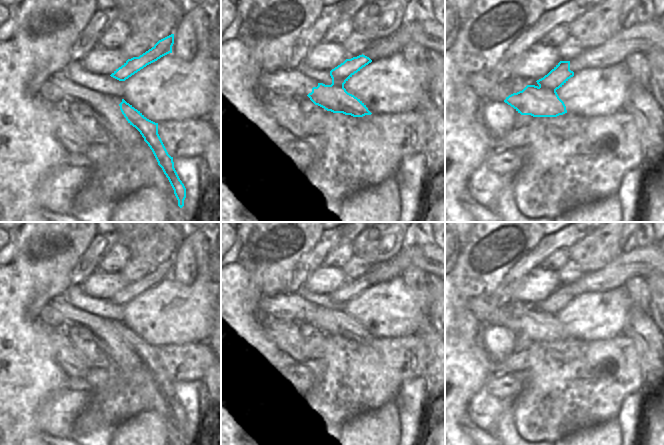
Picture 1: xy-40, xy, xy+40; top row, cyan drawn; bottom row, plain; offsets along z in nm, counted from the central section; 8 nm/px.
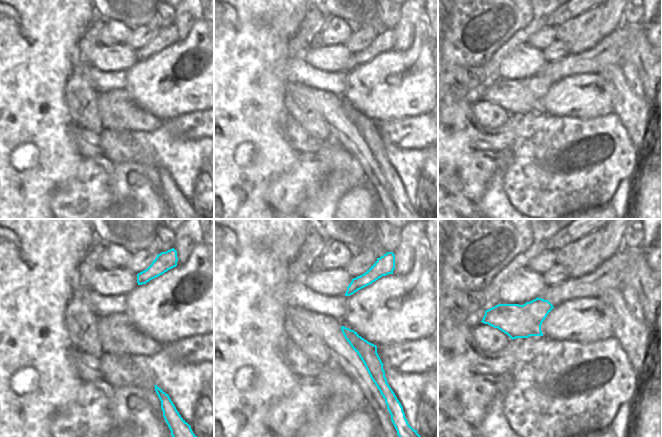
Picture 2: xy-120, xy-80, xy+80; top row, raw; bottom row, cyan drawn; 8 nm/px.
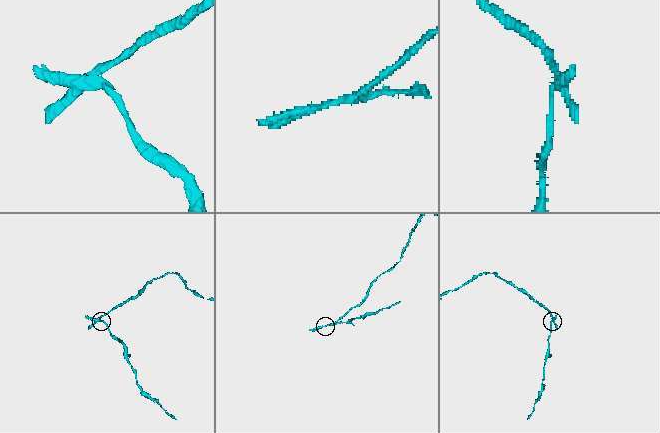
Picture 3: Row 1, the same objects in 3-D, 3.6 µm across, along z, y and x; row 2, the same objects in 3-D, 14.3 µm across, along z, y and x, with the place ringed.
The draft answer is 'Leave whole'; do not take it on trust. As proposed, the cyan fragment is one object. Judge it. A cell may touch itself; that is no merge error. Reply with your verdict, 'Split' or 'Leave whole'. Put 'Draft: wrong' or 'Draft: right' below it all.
Split.
Draft: wrong

